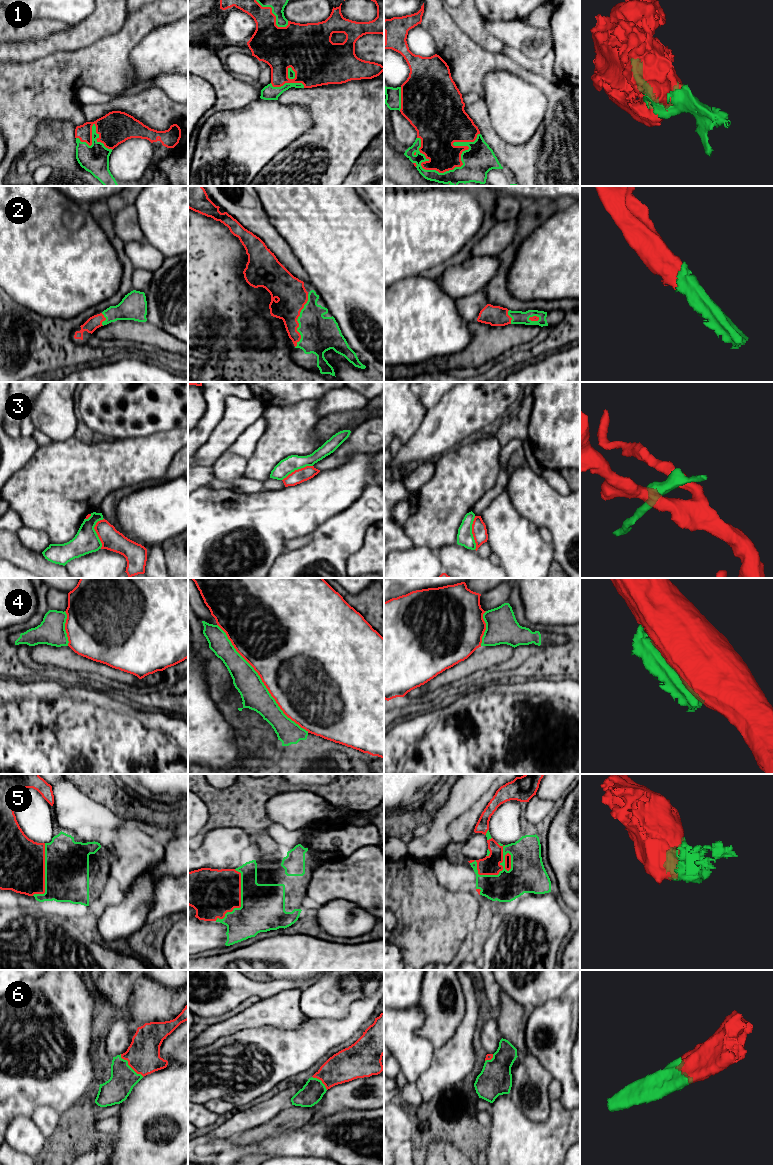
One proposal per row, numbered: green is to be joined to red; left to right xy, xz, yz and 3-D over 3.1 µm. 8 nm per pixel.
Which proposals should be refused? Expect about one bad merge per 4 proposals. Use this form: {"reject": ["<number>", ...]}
{"reject": ["3", "4"]}

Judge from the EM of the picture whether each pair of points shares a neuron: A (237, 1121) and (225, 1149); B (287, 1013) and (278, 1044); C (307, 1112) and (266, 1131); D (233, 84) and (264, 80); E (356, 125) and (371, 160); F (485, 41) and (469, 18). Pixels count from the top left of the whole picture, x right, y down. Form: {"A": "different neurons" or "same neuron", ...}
{"A": "different neurons", "B": "different neurons", "C": "same neuron", "D": "different neurons", "E": "different neurons", "F": "same neuron"}

